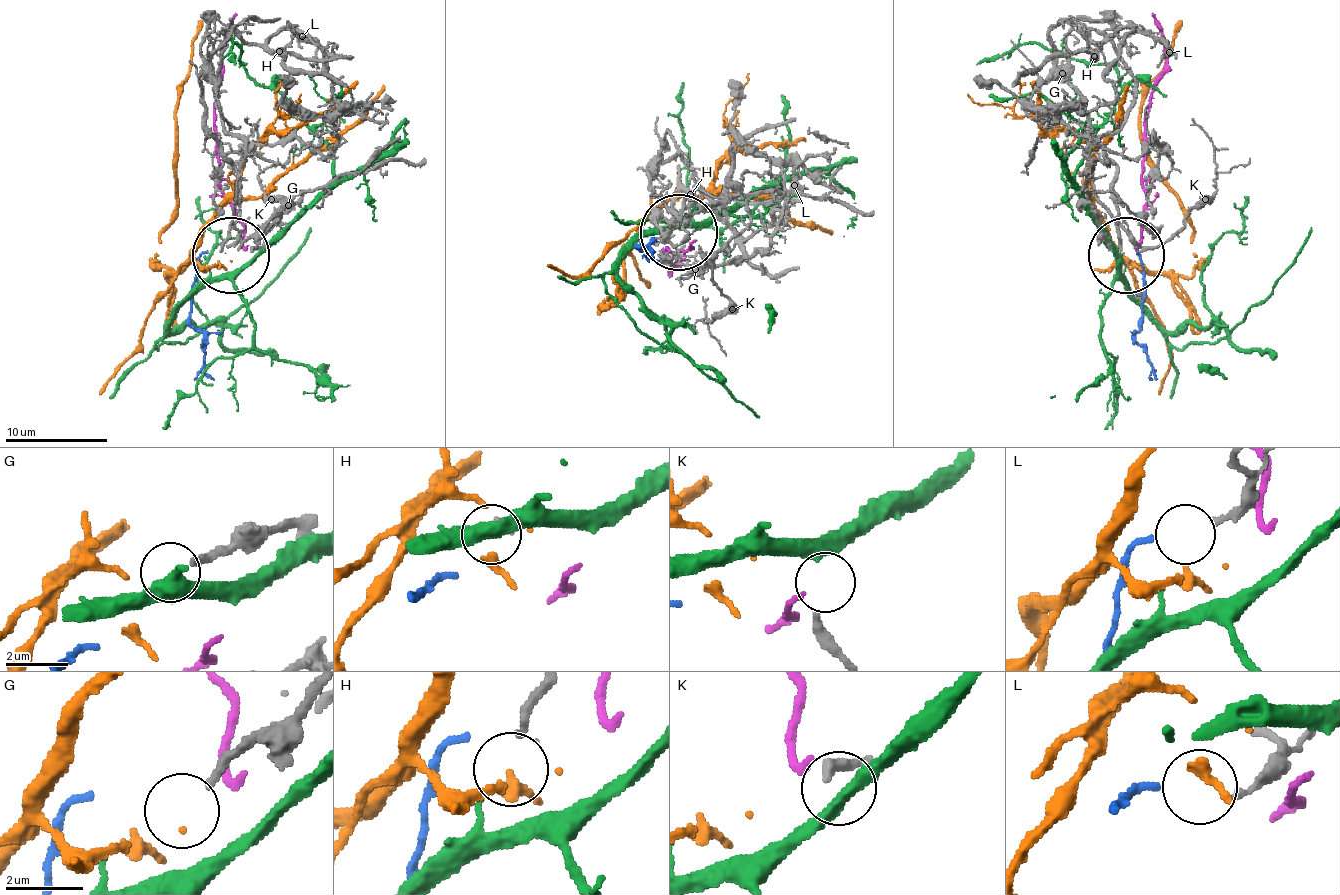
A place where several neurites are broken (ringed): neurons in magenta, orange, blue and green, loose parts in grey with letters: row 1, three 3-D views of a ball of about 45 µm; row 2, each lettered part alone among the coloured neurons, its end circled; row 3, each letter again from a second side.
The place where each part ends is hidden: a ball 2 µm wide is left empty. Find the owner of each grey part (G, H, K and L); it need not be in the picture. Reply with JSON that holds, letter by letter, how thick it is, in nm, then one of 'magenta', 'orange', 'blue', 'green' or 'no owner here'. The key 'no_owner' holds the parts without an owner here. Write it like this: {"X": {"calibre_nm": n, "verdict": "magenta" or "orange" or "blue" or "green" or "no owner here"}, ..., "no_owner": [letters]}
{"G": {"calibre_nm": 240, "verdict": "no owner here"}, "H": {"calibre_nm": 200, "verdict": "no owner here"}, "K": {"calibre_nm": 260, "verdict": "green"}, "L": {"calibre_nm": 200, "verdict": "blue"}, "no_owner": ["G", "H"]}

